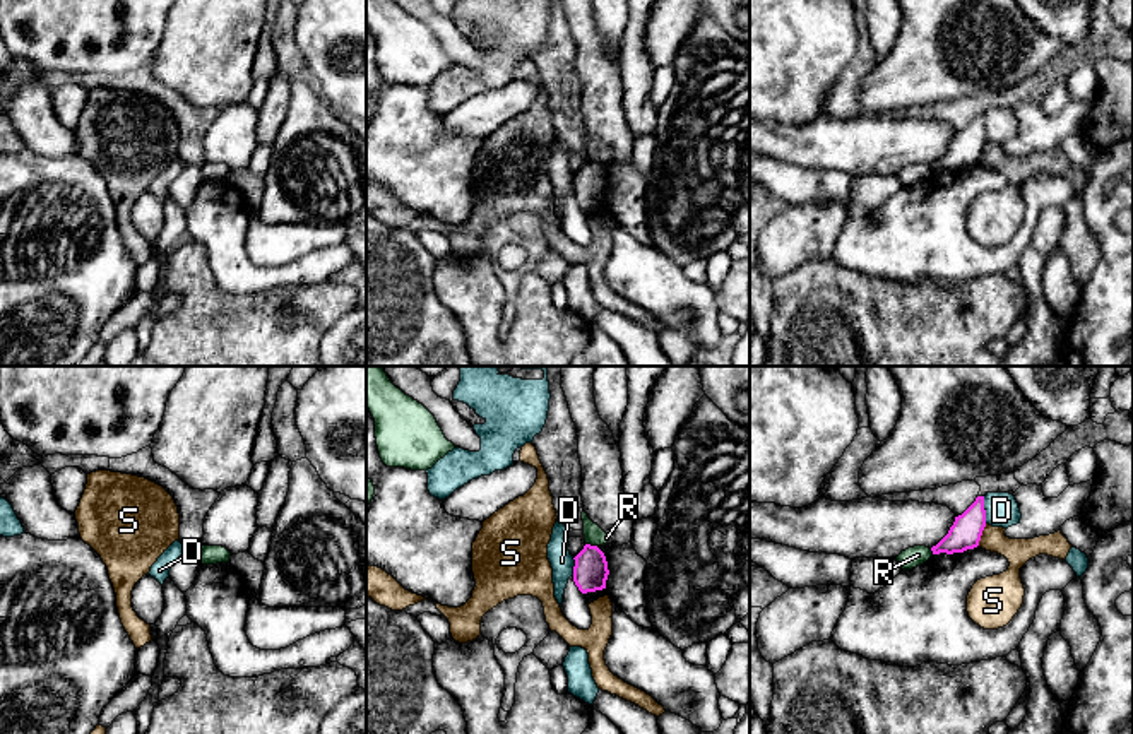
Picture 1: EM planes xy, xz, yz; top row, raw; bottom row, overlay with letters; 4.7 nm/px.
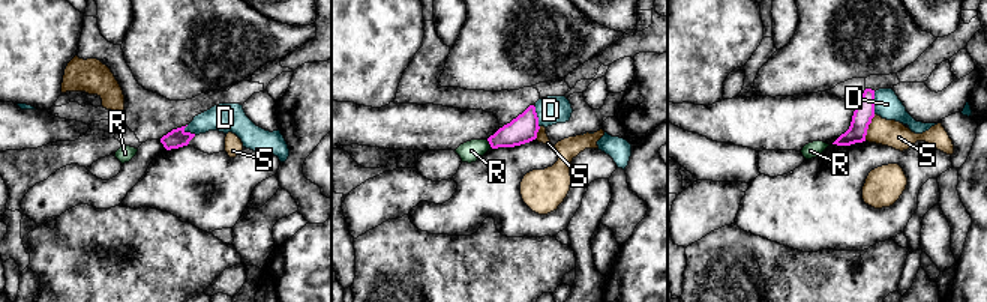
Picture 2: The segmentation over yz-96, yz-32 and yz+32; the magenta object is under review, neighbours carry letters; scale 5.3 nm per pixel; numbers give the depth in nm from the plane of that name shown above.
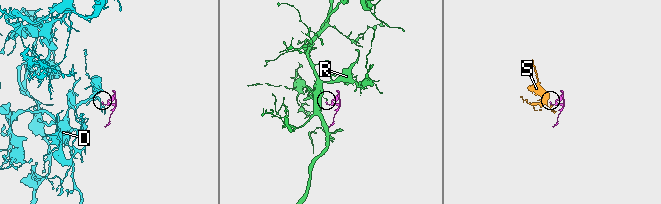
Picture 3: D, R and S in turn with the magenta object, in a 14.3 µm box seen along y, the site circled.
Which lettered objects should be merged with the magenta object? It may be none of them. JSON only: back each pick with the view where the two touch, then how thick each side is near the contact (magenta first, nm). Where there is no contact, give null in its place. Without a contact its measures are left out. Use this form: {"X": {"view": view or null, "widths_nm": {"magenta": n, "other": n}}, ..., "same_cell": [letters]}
{"same_cell": []}

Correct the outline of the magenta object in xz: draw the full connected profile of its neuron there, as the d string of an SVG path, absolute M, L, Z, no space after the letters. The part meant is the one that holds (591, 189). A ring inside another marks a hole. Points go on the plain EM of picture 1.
M585 161L573 176L573 198L582 210L606 205L609 186L606 173L597 163Z

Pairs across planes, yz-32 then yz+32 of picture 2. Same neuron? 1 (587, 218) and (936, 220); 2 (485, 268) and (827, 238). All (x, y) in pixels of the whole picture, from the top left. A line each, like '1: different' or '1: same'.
1: different
2: different

